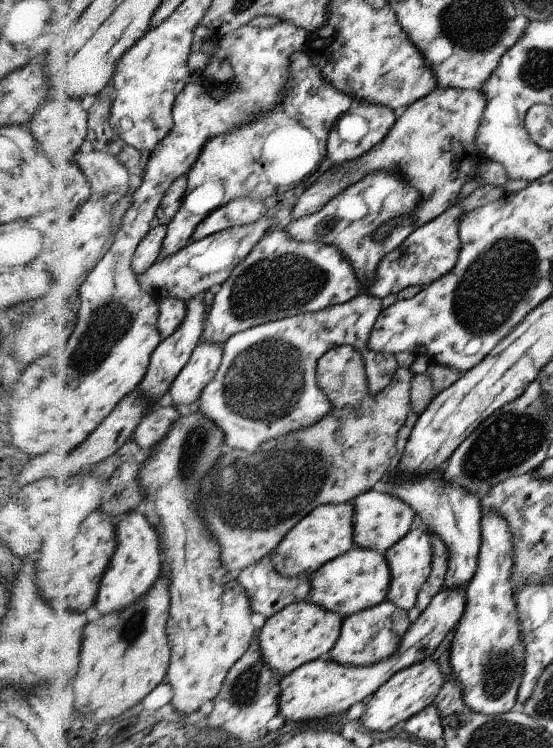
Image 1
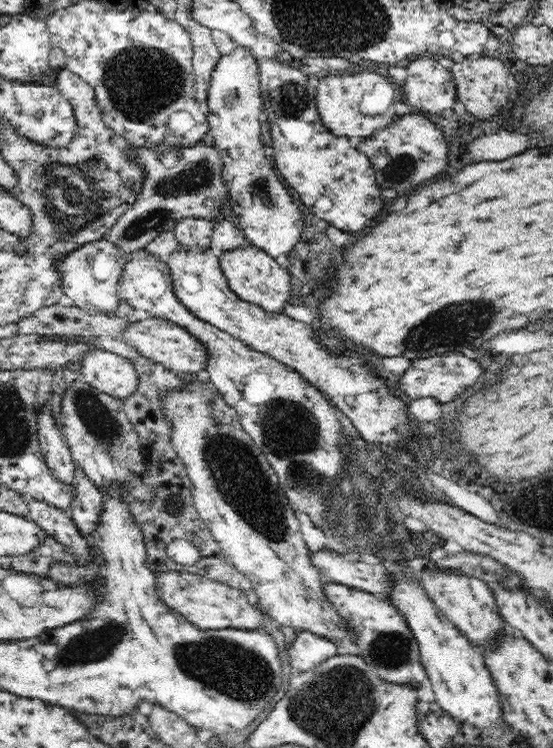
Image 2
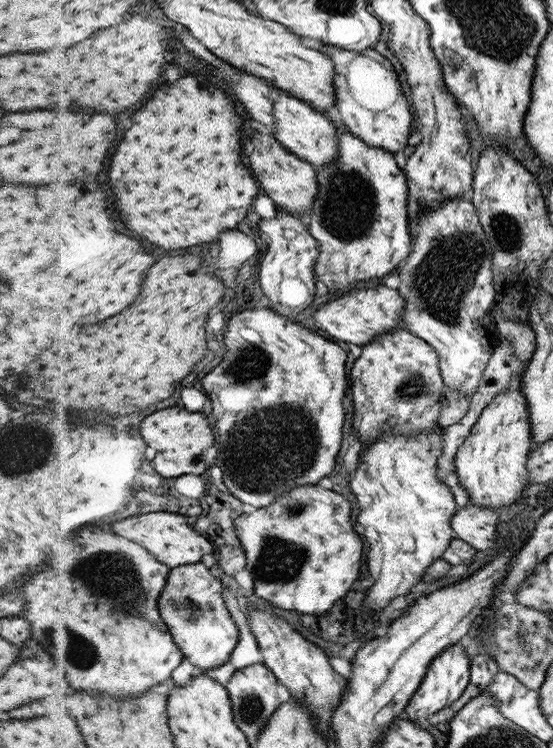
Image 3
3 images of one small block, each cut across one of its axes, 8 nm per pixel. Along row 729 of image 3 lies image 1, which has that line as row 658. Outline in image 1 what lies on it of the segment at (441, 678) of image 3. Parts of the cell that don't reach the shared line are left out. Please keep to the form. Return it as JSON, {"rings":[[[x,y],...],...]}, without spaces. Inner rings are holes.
{"rings":[[[430,657],[400,670],[368,697],[365,701],[366,710],[359,719],[360,723],[369,731],[383,732],[390,730],[398,722],[410,720],[412,716],[436,702],[443,686],[442,680],[444,678],[438,664],[434,664]]]}

